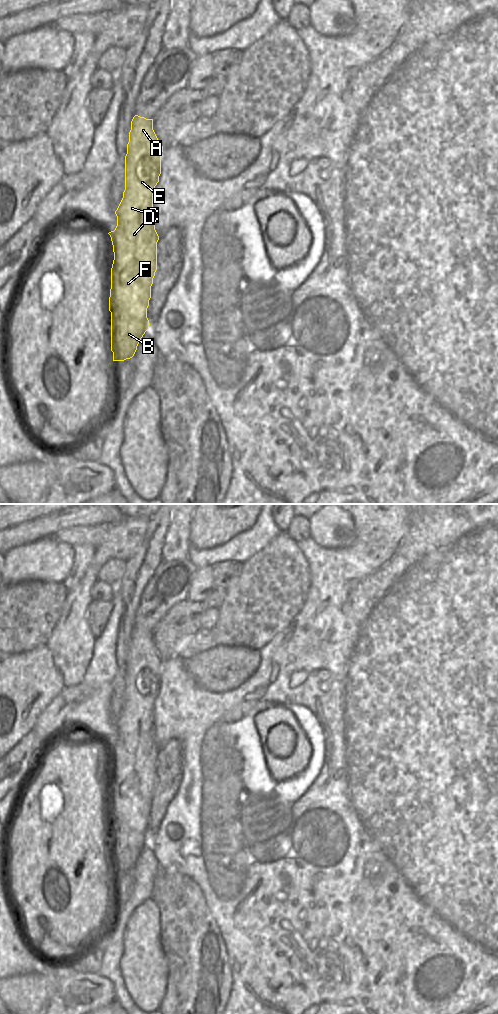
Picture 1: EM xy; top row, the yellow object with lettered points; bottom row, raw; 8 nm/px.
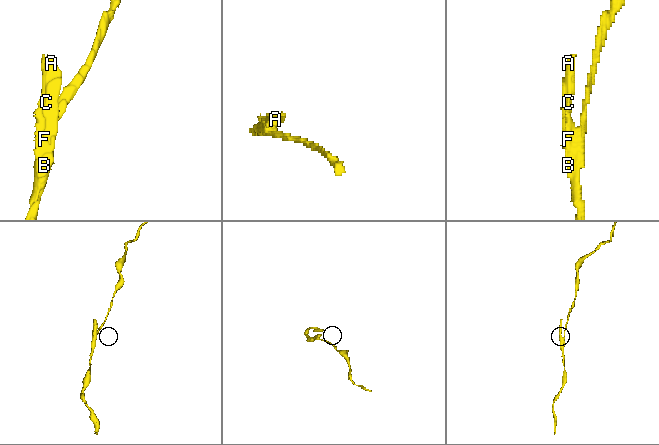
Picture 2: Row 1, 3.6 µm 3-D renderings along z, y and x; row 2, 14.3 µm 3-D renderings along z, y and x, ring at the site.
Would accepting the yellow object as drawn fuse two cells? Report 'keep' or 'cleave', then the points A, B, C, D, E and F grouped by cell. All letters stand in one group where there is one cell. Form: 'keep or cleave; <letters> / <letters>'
cleave; A B C D E / F

